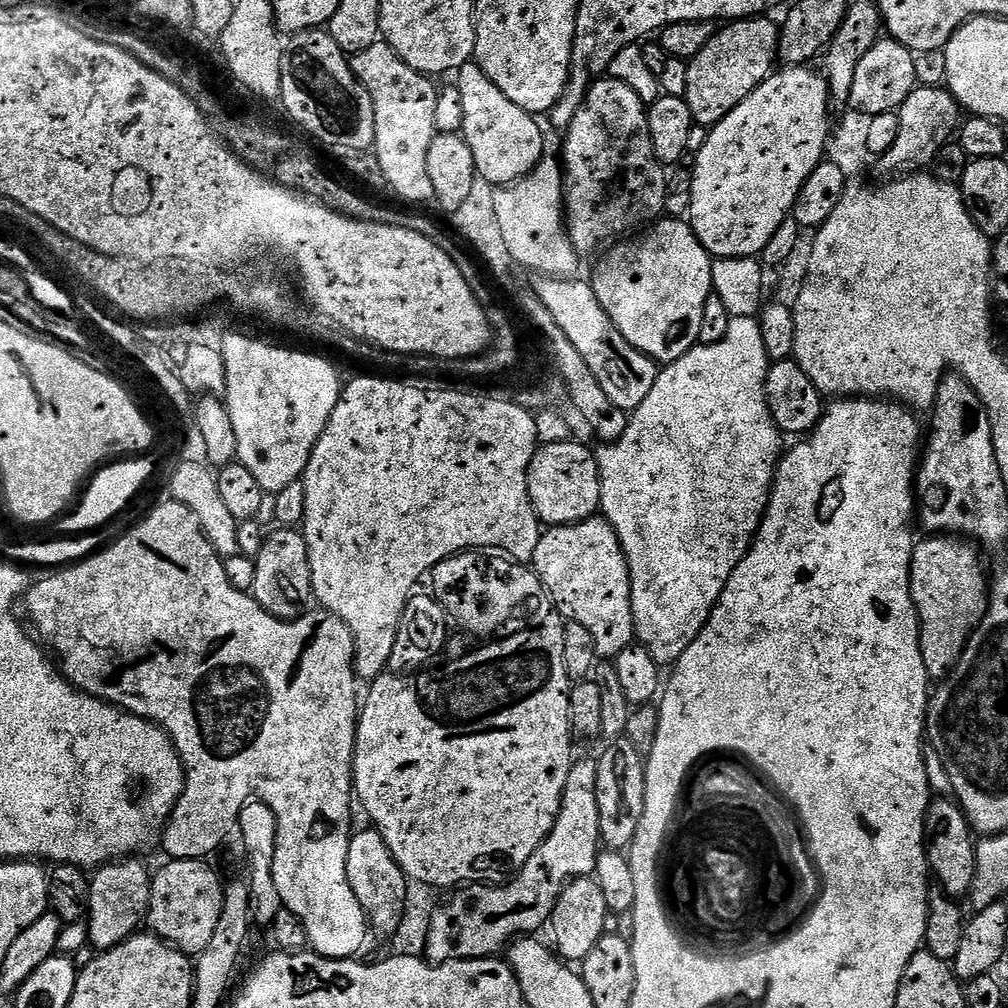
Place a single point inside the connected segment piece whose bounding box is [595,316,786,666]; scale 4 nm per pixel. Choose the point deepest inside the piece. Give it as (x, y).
(686, 489)

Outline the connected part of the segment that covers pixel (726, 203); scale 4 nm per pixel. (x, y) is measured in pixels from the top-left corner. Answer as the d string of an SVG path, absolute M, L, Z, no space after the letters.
M788 66L783 69L785 72L777 71L768 79L761 82L759 87L752 92L751 96L741 102L735 110L722 122L711 125L707 133L707 140L700 150L695 153L696 169L692 172L692 218L690 225L696 236L700 240L706 251L716 258L756 258L763 253L765 246L774 238L774 234L784 225L785 220L793 215L796 207L796 200L800 196L800 191L804 188L804 183L814 174L814 170L819 164L825 163L824 151L828 148L828 135L834 132L834 120L832 124L832 112L828 109L830 105L829 85L823 75L820 76L808 66Z

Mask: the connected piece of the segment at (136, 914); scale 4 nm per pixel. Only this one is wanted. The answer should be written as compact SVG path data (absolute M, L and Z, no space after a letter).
M120 862L93 871L88 886L88 943L97 953L109 952L137 935L148 919L153 873L144 864Z

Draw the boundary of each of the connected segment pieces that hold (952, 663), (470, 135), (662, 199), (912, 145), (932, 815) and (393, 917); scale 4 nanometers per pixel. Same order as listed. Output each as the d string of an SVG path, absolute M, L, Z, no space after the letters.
M936 534L933 536L928 536L926 538L928 539L922 542L917 541L912 549L910 592L911 600L914 602L916 613L919 616L920 649L922 650L923 665L926 666L929 679L940 682L944 679L947 679L948 676L951 675L952 669L956 667L957 662L960 660L961 655L965 650L965 646L968 644L969 638L972 636L972 633L975 631L977 625L979 625L981 621L984 620L984 616L988 612L990 580L989 577L986 578L986 572L982 566L982 560L977 550L974 548L976 546L973 543L948 534Z
M469 62L461 66L454 80L460 89L464 127L462 135L474 154L477 177L488 184L507 186L517 184L523 176L532 173L541 160L545 159L544 132L535 115L522 106L514 106L490 78L481 70L479 64Z
M600 78L597 79L595 83L593 83L591 87L587 89L586 99L584 103L580 105L579 111L576 112L575 119L573 119L572 123L568 126L566 135L568 135L568 141L566 141L564 144L564 156L562 155L562 167L564 169L564 215L566 217L566 227L568 230L568 237L570 238L570 242L574 246L576 253L578 253L581 257L587 258L587 256L592 256L596 251L599 250L600 240L608 240L611 238L611 236L614 236L613 238L623 237L625 234L628 234L623 234L623 232L628 232L631 230L631 228L638 227L639 224L647 224L647 226L651 225L653 221L655 221L657 217L661 215L661 213L659 214L659 212L663 210L664 203L666 203L668 200L668 192L666 189L664 189L665 169L662 167L660 161L656 159L656 151L654 151L652 148L652 135L650 134L650 126L648 125L648 108L642 102L642 98L638 98L638 94L634 94L634 90L630 90L630 86L626 86L625 84L618 82L617 80L613 80L611 78Z
M917 86L912 89L906 102L898 109L901 130L897 142L887 153L879 157L880 168L892 174L920 174L924 168L933 163L945 147L953 143L958 129L962 124L962 109L956 97L947 87L923 88Z
M933 799L928 806L928 822L926 825L926 843L928 845L928 867L944 895L953 898L967 897L972 891L972 883L976 877L977 837L968 823L968 815L955 799Z
M375 830L357 831L350 842L350 850L346 858L347 878L350 888L368 916L369 925L376 933L394 936L399 930L404 916L407 900L408 877L404 869L398 866L394 854L390 854L390 846Z

